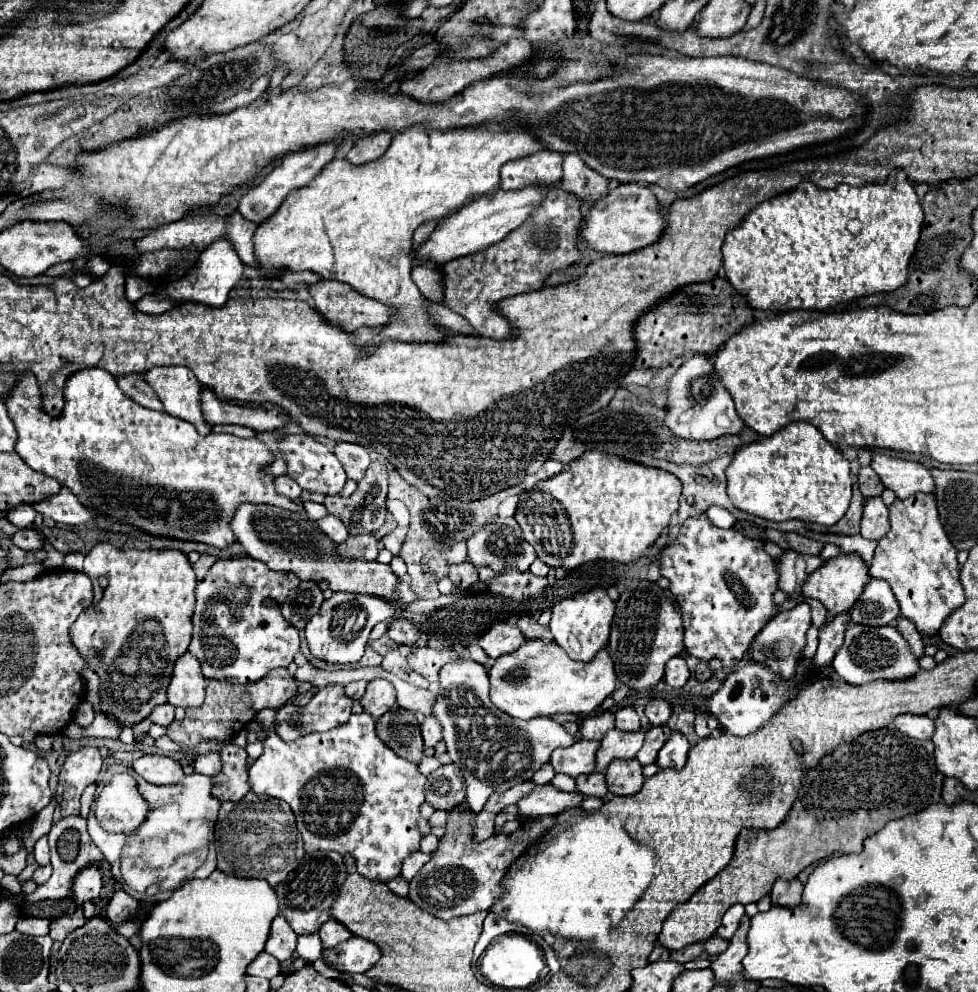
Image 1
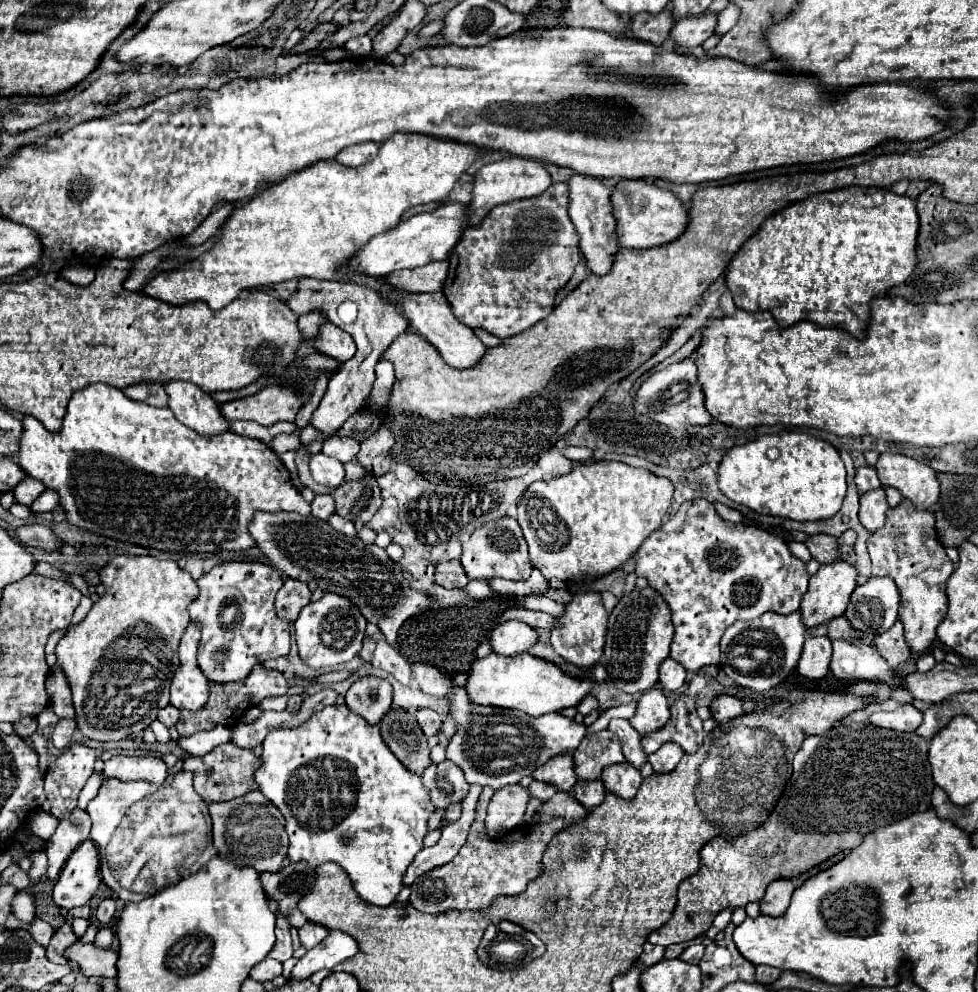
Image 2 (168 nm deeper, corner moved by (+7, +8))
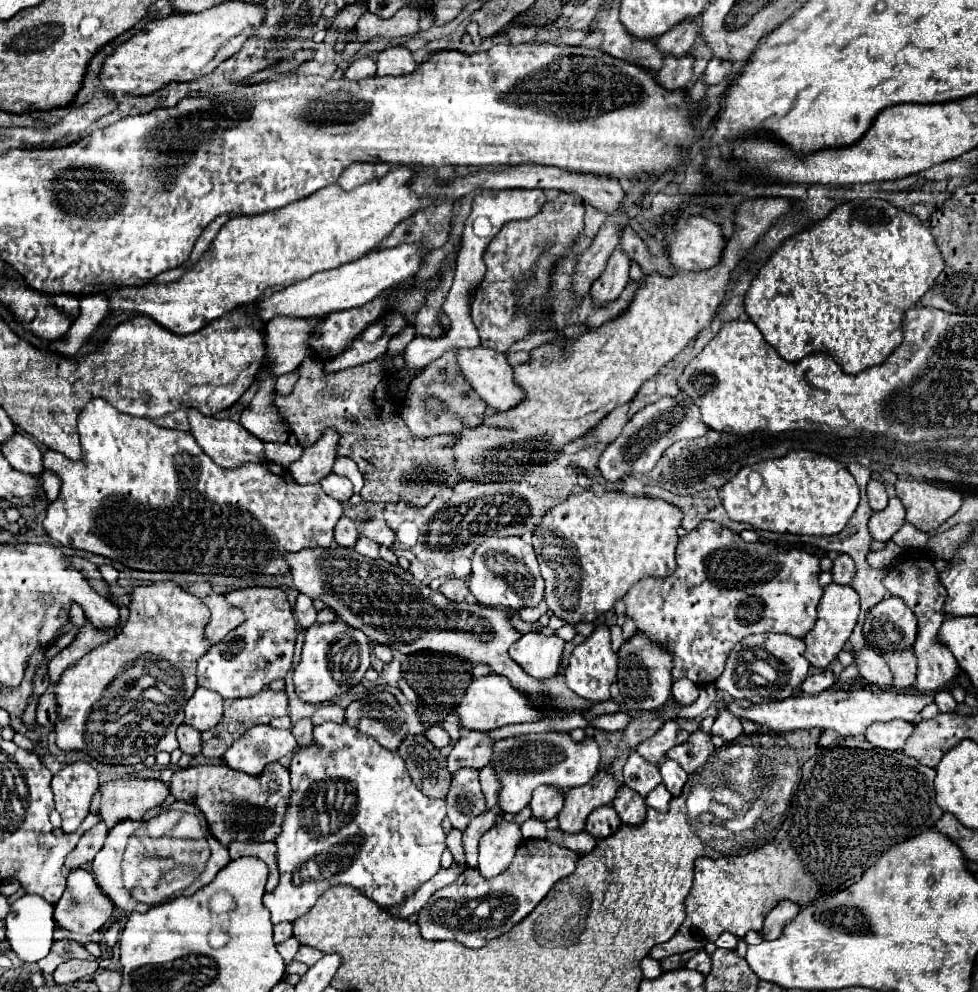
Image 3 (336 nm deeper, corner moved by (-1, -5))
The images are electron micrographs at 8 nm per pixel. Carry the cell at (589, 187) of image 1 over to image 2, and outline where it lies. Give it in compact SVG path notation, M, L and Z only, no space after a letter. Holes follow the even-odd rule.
M574 175L568 181L568 189L570 189L570 219L580 233L580 247L586 257L586 265L590 267L594 275L604 275L612 269L614 255L620 249L616 241L616 225L614 225L614 215L612 215L612 205L610 205L610 189L600 179L582 177L582 175Z

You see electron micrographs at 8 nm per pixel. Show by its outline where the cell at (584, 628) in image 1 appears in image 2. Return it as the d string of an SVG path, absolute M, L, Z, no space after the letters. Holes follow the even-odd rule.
M578 593L566 605L566 615L558 617L558 627L552 629L552 647L554 651L570 665L580 669L592 669L598 665L603 655L604 641L608 631L608 613L602 607L600 593Z

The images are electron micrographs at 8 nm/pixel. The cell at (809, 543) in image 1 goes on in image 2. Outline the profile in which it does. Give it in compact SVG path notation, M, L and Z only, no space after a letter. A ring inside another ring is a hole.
M812 535L808 537L806 545L818 563L834 563L842 559L838 551L838 541L830 535Z

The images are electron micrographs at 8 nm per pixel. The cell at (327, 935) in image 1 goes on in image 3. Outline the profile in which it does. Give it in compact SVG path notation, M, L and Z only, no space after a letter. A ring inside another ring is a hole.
M300 946L298 954L296 954L296 960L304 962L306 966L314 966L314 964L316 964L316 962L318 962L322 956L324 956L324 954L322 954L320 950L312 948L312 946Z

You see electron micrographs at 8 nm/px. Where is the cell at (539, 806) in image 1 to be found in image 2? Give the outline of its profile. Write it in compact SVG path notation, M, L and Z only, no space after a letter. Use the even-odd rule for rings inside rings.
M508 785L508 787L496 791L488 805L488 815L484 819L486 837L494 839L494 837L518 827L524 821L528 801L530 801L528 789L524 789L520 785Z

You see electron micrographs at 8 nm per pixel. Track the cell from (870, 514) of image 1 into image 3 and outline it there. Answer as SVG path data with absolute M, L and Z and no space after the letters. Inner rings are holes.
M890 496L888 506L880 512L874 512L868 520L872 538L878 542L888 542L898 532L898 528L904 524L904 516L906 516L906 510L902 502L896 496Z

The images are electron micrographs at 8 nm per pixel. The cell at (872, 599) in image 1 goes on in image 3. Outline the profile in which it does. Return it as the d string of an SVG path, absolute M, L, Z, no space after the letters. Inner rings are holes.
M888 596L868 610L864 638L876 652L906 650L916 640L914 612L898 596Z

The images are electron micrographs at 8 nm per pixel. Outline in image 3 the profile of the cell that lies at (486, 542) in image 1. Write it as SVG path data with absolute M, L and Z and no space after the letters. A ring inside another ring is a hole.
M518 536L486 538L472 556L470 592L484 606L508 606L512 610L536 606L544 596L544 578L540 576L534 548Z

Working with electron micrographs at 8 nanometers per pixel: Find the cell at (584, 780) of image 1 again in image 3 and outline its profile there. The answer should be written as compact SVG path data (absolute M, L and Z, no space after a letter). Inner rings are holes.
M606 804L606 806L600 806L596 808L596 812L592 812L586 820L586 832L592 834L594 838L606 838L610 836L612 832L616 832L620 828L620 818L616 814L616 810Z

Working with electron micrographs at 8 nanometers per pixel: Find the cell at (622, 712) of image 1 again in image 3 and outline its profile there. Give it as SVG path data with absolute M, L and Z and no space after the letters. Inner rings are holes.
M636 750L630 752L626 764L624 764L624 784L636 790L638 794L646 796L652 788L656 788L662 782L658 766L644 760Z

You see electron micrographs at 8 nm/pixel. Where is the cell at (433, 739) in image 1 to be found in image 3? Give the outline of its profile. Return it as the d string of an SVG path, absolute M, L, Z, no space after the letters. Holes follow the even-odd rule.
M430 726L428 730L426 730L426 738L436 746L436 748L444 748L444 746L448 746L450 744L450 736L448 736L448 732L442 728L442 726Z

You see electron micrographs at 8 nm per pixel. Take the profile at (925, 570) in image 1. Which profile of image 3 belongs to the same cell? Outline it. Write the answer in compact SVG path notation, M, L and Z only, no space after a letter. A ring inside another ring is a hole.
M906 554L900 558L900 562L884 576L884 586L892 596L900 596L908 608L916 614L918 620L918 636L912 646L916 658L918 658L918 674L916 674L916 690L920 692L938 692L946 688L954 676L958 674L956 658L948 648L944 648L944 642L938 640L938 630L944 622L944 600L946 600L946 588L938 578L938 570L934 568L934 562L928 558L928 554Z

